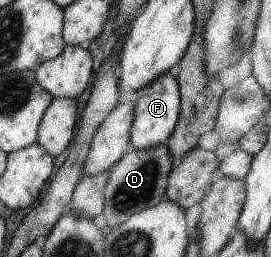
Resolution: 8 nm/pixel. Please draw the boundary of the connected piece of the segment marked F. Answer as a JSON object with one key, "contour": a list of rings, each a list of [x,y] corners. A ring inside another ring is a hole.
{"contour":[[[169,73],[162,75],[155,82],[137,92],[136,121],[132,127],[132,147],[137,150],[150,150],[163,146],[172,137],[180,122],[182,95],[180,82]]]}

